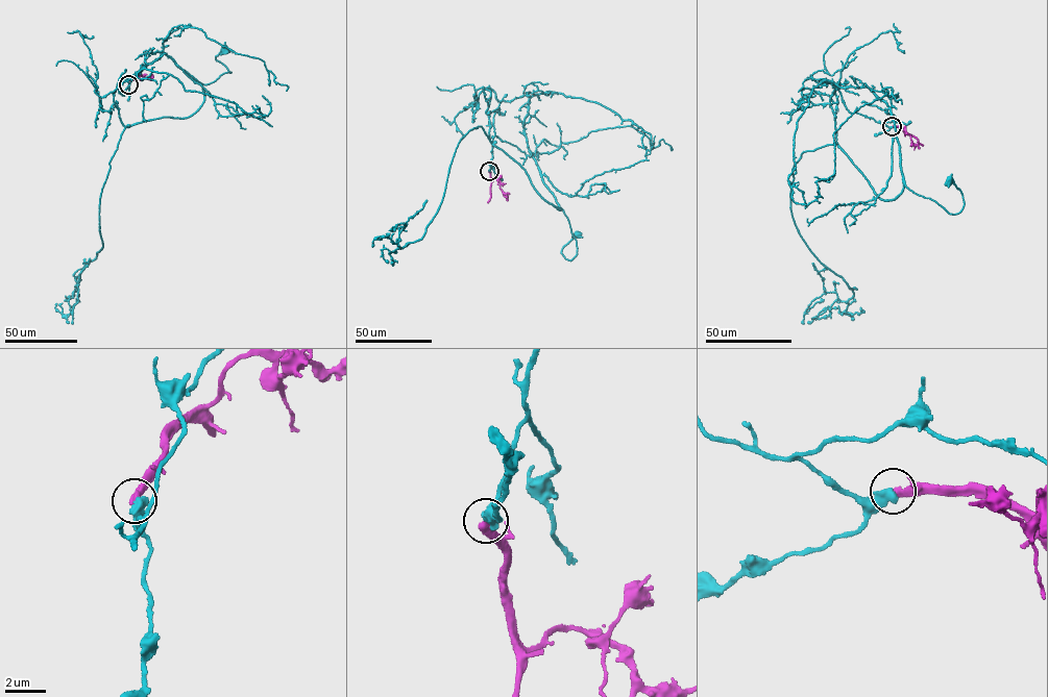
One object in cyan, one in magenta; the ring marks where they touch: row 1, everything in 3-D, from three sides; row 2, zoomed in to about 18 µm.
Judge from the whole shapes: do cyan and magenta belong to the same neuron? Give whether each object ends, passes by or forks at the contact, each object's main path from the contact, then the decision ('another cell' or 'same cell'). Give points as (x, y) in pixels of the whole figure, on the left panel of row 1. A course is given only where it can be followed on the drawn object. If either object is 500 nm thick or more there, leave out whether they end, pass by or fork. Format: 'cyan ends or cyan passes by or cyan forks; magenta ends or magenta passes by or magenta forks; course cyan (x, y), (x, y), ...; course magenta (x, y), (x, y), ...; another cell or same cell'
course cyan (128, 84), (120, 93), (118, 82), (156, 51), (209, 83), (230, 73), (216, 59), (224, 49); course magenta (128, 84), (137, 74), (150, 76); another cell

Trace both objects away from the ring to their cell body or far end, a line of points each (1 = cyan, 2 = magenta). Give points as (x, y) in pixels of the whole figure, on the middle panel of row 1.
1: (489, 171), (495, 110), (503, 101), (529, 97), (524, 130), (576, 242), (568, 259), (561, 251), (577, 234)
2: (488, 171), (492, 180), (500, 182), (505, 197), (507, 192)

